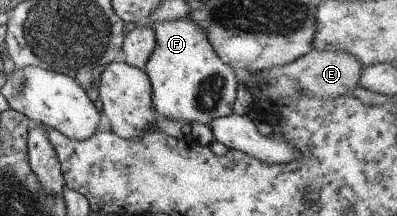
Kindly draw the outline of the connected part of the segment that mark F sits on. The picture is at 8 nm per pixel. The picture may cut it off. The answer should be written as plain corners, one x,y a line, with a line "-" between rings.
192,19
145,22
122,27
123,36
136,25
150,27
155,34
155,45
143,71
151,84
151,103
162,118
170,120
196,120
207,126
210,119
223,117
232,112
232,103
238,81
237,73
230,65
224,64
214,52
206,36
206,29
199,27

